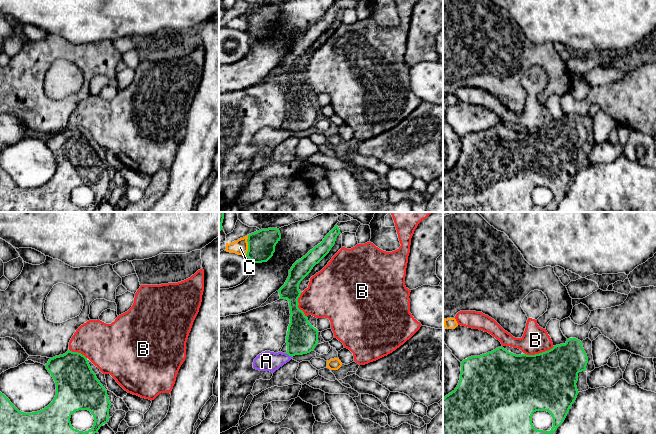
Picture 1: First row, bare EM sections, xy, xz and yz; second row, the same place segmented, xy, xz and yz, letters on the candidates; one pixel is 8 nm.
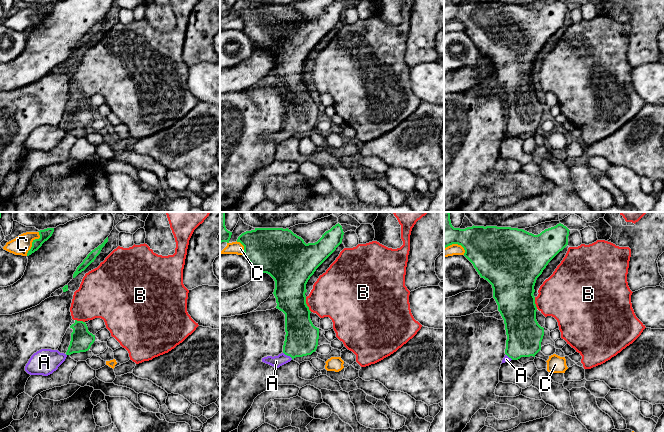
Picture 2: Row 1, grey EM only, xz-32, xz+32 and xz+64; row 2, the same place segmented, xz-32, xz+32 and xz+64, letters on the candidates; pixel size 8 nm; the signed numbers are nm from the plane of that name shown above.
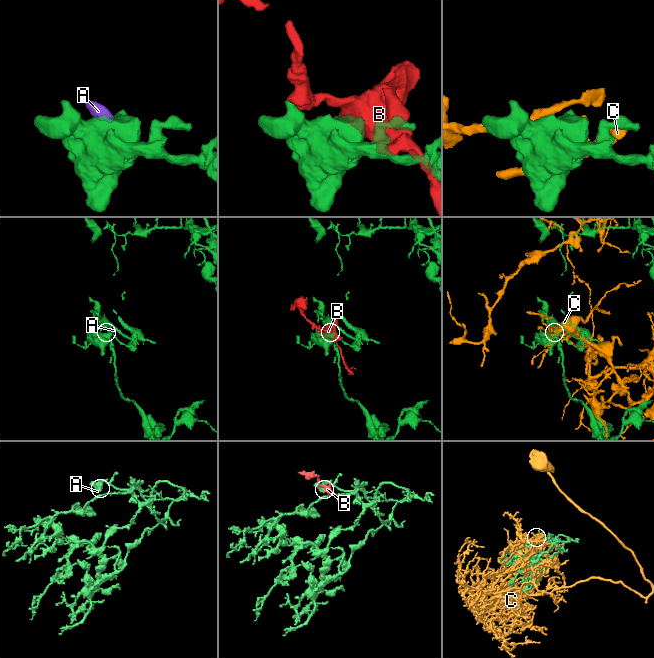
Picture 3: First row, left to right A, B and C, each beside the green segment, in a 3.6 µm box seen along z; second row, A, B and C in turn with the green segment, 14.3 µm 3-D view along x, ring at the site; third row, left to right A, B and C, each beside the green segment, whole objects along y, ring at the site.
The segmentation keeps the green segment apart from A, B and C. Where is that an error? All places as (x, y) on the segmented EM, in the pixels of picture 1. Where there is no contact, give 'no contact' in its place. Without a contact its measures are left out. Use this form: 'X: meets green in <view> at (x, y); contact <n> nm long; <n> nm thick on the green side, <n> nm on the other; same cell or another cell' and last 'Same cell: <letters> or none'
A: meets green in xz at (288, 354); contact 70 nm long; 240 nm thick on the green side, 160 nm on the other; same cell
B: meets green in yz at (539, 353); contact 260 nm long; 460 nm thick on the green side, 220 nm on the other; another cell
C: meets green in xz at (248, 245); contact 160 nm long; 220 nm thick on the green side, 120 nm on the other; another cell
Same cell: A

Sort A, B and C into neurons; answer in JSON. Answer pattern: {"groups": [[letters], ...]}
{"groups": [["A"], ["B"], ["C"]]}

